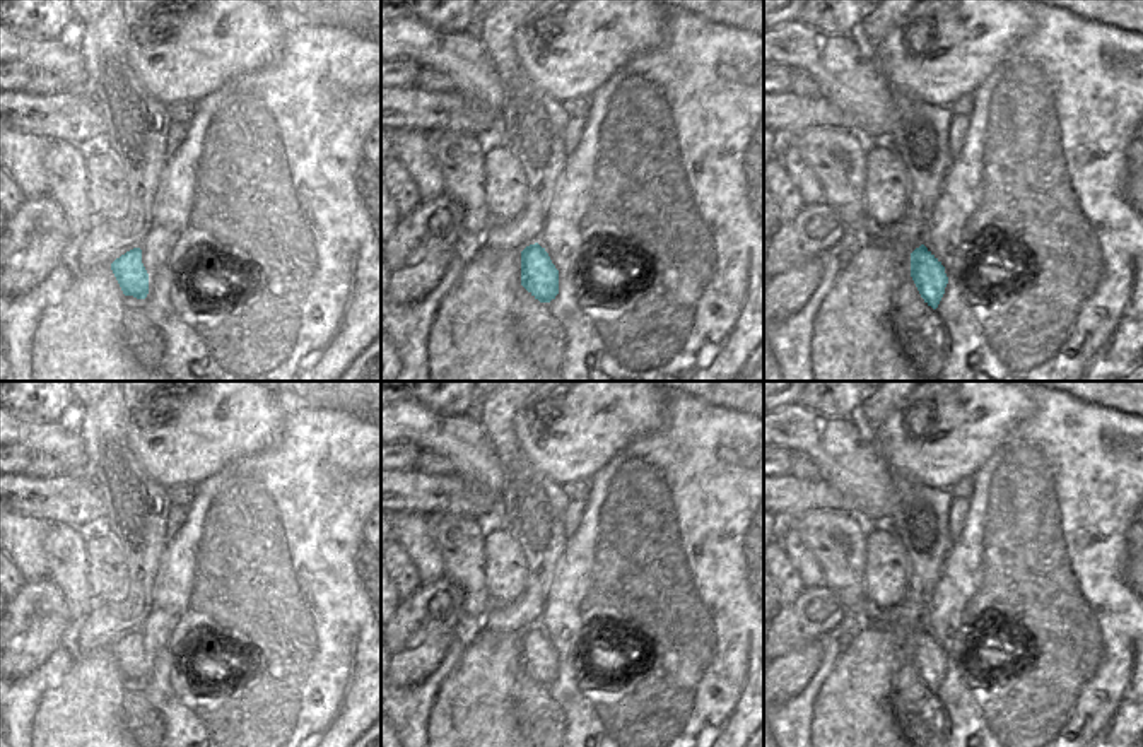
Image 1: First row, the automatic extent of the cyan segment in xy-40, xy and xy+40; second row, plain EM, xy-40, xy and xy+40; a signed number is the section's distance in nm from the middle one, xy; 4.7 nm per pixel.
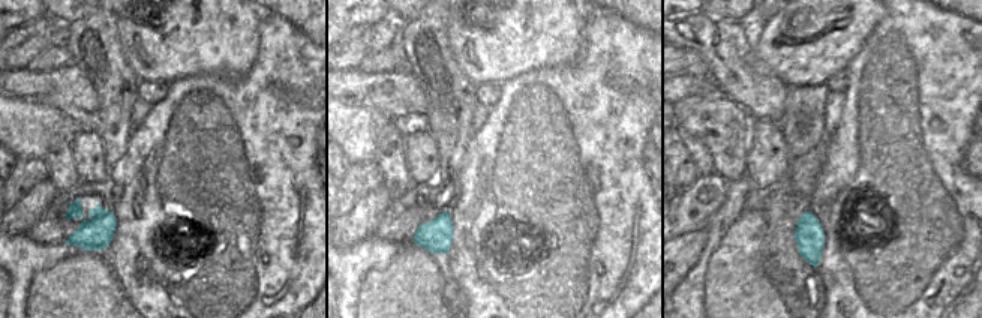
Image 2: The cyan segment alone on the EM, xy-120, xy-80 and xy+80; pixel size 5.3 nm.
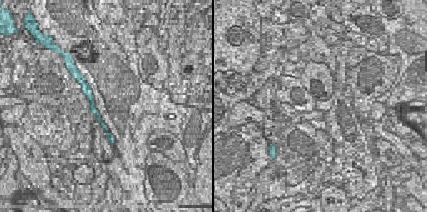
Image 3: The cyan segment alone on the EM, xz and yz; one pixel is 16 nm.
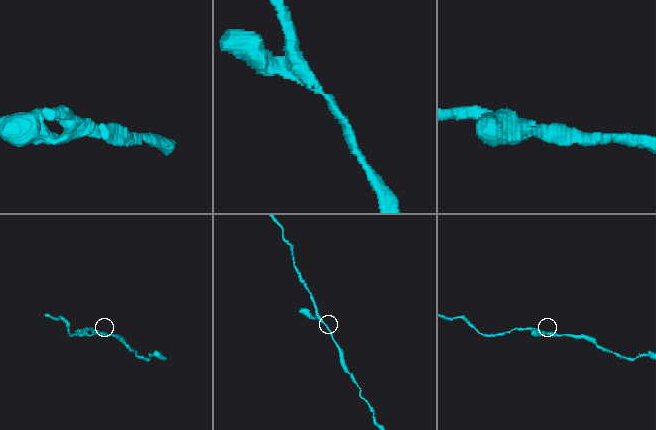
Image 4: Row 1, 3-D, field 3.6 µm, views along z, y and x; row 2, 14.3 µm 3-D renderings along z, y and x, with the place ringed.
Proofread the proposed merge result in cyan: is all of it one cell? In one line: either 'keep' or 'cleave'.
keep

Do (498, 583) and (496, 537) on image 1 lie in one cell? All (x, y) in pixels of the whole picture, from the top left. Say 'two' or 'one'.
one

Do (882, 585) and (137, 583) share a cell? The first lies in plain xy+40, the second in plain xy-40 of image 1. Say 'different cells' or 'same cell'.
different cells

